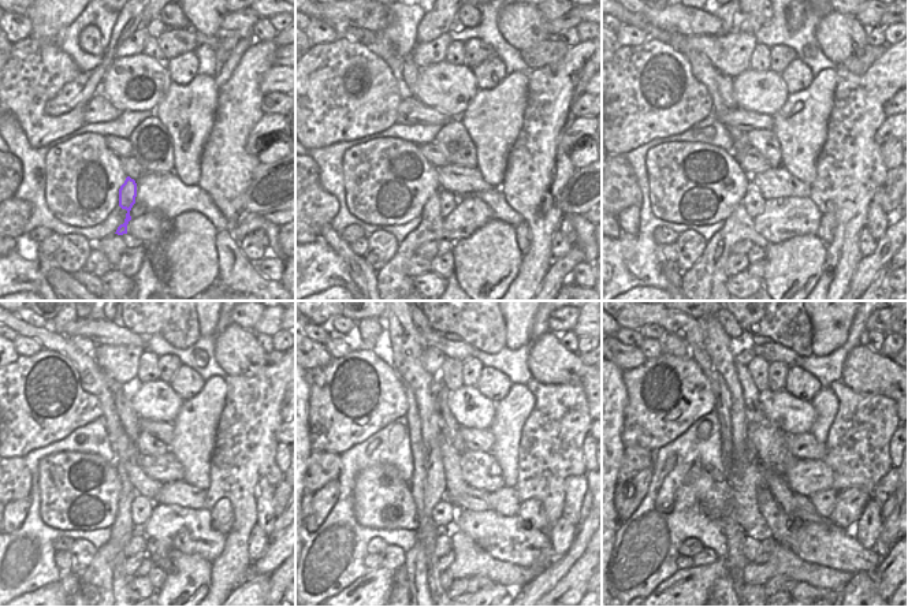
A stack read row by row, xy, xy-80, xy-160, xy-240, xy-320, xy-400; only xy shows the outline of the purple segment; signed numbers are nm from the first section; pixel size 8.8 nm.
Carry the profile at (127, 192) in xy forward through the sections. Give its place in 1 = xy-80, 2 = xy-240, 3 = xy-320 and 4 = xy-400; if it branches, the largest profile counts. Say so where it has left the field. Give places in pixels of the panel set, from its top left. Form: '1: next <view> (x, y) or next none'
1: next xy-80 (431, 227)
2: next xy-240 (97, 578)
3: next xy-320 (399, 578)
4: next none

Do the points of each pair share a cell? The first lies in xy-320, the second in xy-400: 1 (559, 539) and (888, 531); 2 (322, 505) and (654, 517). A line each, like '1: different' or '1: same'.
1: different
2: different

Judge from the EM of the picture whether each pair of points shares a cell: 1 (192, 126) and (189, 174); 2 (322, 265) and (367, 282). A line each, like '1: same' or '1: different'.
1: same
2: different

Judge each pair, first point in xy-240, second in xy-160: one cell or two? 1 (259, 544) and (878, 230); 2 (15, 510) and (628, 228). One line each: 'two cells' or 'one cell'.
1: two cells
2: one cell

